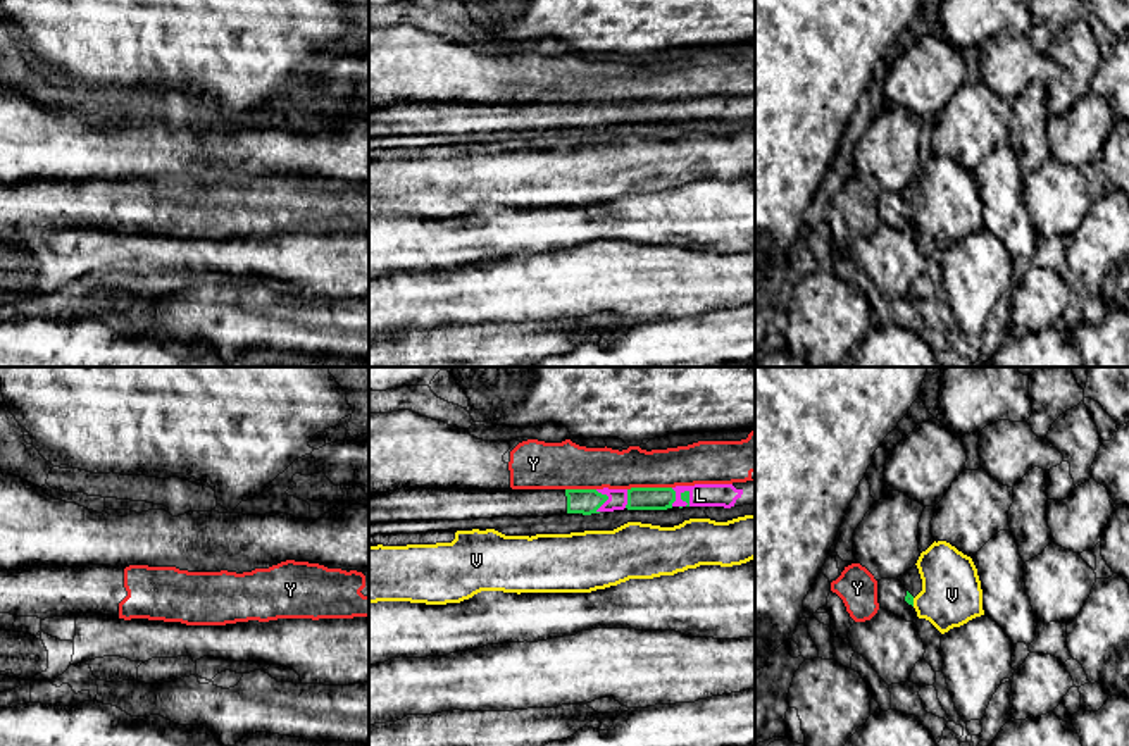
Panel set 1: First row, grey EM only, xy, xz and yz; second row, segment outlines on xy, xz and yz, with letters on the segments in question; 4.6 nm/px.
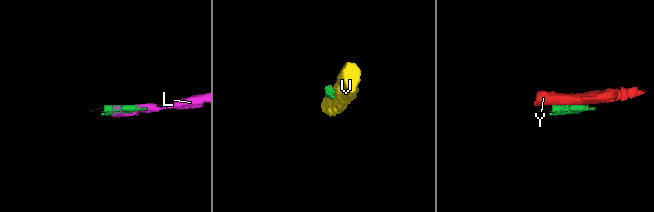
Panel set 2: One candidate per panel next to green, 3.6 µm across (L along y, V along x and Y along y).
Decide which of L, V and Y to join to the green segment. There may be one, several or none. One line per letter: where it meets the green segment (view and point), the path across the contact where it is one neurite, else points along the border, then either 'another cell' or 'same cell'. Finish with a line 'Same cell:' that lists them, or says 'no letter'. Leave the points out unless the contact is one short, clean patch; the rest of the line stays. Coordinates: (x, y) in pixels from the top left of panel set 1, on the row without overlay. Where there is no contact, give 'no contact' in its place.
L: xz (607, 112) | same cell
V: yz (912, 216) | along yz (912, 212), (914, 219) | another cell
Y: xz (648, 102) | another cell
Same cell: L

